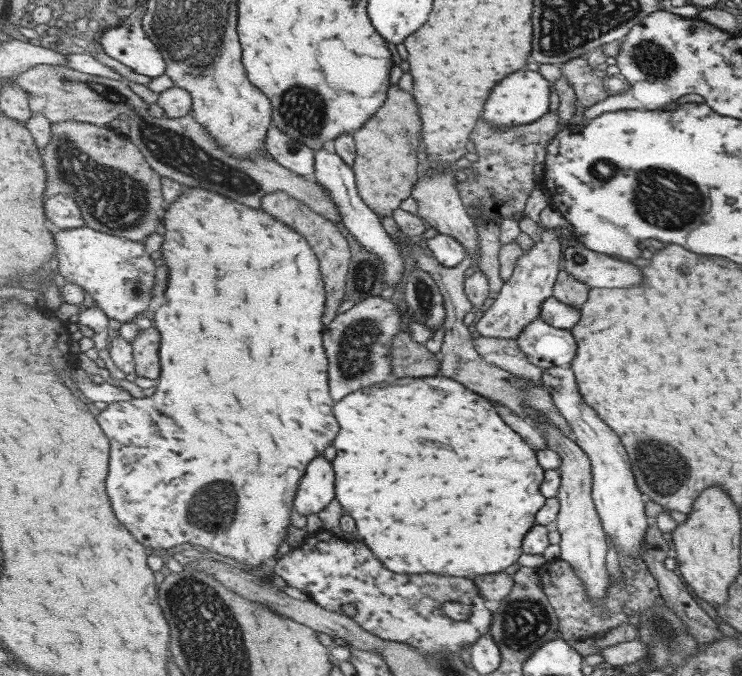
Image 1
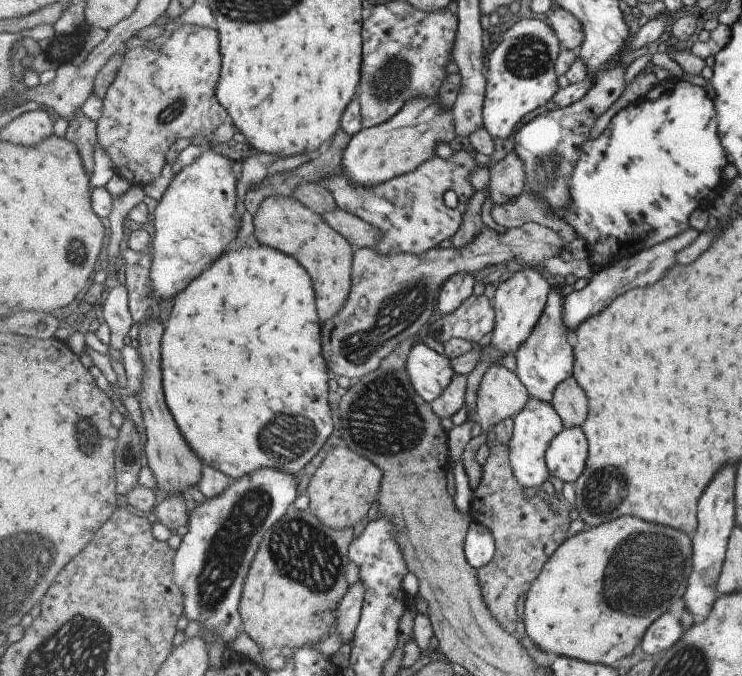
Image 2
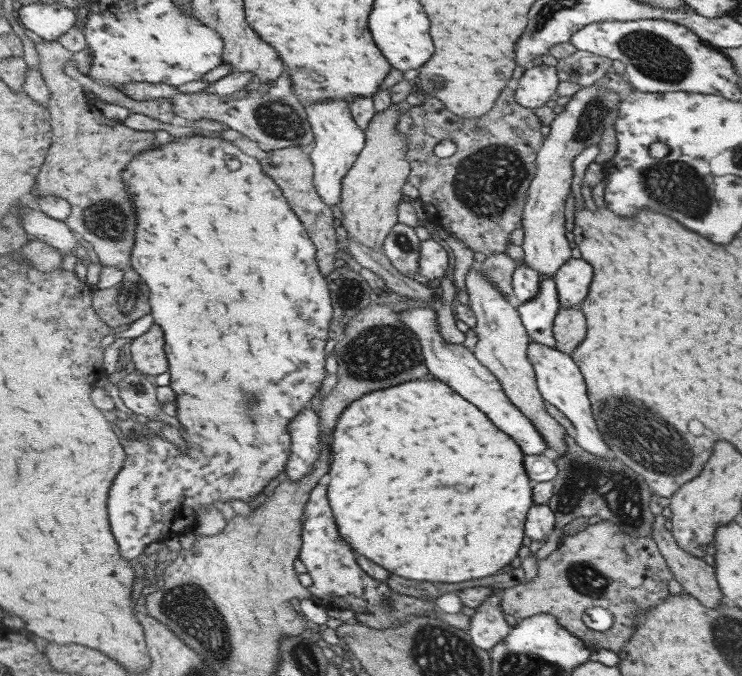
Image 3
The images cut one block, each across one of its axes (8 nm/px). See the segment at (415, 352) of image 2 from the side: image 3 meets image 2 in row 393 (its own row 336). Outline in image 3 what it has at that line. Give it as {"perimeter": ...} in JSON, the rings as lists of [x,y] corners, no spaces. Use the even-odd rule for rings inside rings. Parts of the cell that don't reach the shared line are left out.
{"perimeter":[[[411,306],[400,312],[400,320],[421,340],[430,374],[453,386],[453,390],[457,390],[463,398],[469,398],[469,402],[473,402],[475,406],[481,406],[481,410],[485,410],[485,414],[489,414],[489,418],[493,418],[493,422],[497,422],[501,430],[505,430],[520,443],[526,455],[540,455],[547,450],[549,444],[545,442],[544,436],[537,430],[532,419],[508,397],[500,379],[480,362],[473,349],[462,344],[449,343],[442,336],[437,322],[438,314],[434,309]]]}

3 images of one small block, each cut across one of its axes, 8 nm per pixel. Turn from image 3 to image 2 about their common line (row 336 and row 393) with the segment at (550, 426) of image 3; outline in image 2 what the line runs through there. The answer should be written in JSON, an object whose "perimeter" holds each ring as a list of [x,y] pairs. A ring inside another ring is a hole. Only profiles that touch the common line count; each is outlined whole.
{"perimeter":[[[504,365],[487,370],[477,396],[477,414],[483,430],[495,429],[501,420],[514,418],[531,399],[520,376]]]}

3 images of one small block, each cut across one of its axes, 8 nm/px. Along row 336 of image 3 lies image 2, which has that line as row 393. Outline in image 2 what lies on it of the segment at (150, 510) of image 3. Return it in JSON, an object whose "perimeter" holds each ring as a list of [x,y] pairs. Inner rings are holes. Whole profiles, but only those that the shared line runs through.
{"perimeter":[[[260,244],[255,248],[229,250],[225,252],[225,256],[221,256],[221,260],[213,264],[213,268],[209,268],[209,272],[205,272],[205,276],[199,276],[197,280],[193,280],[193,284],[185,292],[181,292],[181,296],[177,296],[173,304],[175,306],[172,306],[173,312],[170,313],[170,319],[165,325],[164,339],[161,344],[164,392],[179,428],[185,434],[185,440],[197,454],[197,458],[204,465],[221,470],[233,480],[244,479],[245,476],[261,468],[277,468],[281,472],[291,472],[296,476],[297,472],[305,468],[315,458],[315,454],[325,446],[325,442],[331,438],[337,426],[336,410],[331,404],[333,395],[327,387],[327,382],[329,382],[327,372],[330,369],[328,362],[323,358],[324,340],[321,336],[323,324],[319,320],[316,285],[313,283],[311,274],[293,256],[288,256],[265,244]]]}

